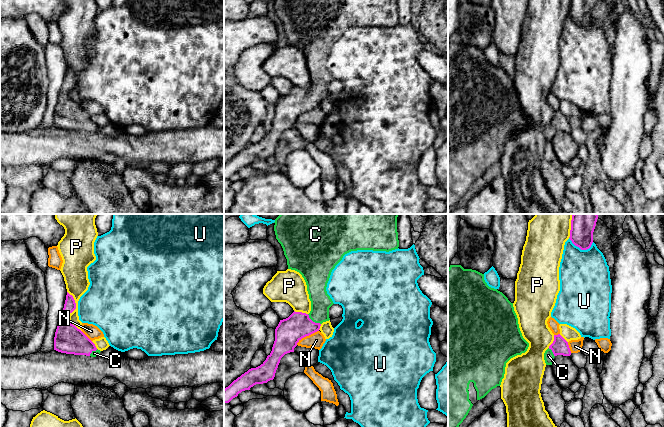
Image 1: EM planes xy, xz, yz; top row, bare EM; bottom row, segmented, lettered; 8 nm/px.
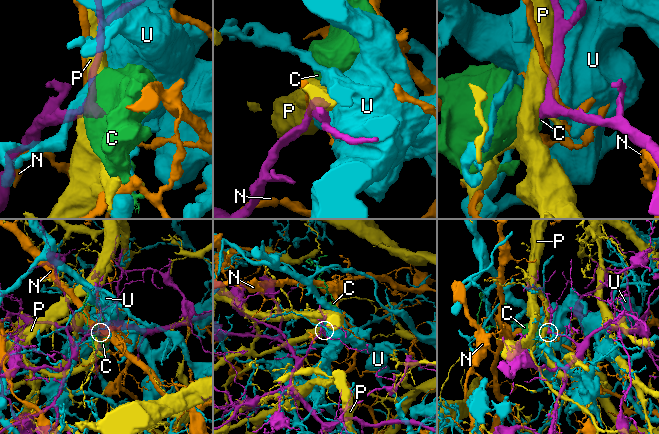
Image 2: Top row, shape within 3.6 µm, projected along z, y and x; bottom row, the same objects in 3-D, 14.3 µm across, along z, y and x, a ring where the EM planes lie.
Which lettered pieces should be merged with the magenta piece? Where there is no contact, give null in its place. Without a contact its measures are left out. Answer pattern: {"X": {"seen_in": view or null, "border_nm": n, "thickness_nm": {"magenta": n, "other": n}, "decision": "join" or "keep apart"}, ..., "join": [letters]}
{"C": {"seen_in": "xz", "border_nm": 140, "thickness_nm": {"magenta": 220, "other": 160}, "decision": "join"}, "N": {"seen_in": "xz", "border_nm": 220, "thickness_nm": {"magenta": 220, "other": 130}, "decision": "keep apart"}, "P": {"seen_in": "xy", "border_nm": 340, "thickness_nm": {"magenta": 220, "other": 190}, "decision": "keep apart"}, "U": {"seen_in": "yz", "border_nm": 200, "thickness_nm": {"magenta": 200, "other": 400}, "decision": "keep apart"}, "join": ["C"]}

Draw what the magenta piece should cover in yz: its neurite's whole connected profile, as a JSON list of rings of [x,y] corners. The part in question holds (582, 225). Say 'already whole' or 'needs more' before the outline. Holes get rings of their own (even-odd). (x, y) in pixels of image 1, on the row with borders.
already whole; [[[573,214],[570,240],[581,250],[587,250],[593,243],[593,232],[598,219],[597,214]]]

